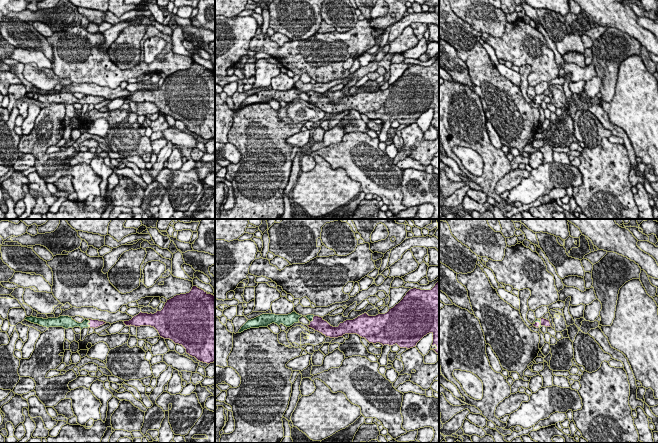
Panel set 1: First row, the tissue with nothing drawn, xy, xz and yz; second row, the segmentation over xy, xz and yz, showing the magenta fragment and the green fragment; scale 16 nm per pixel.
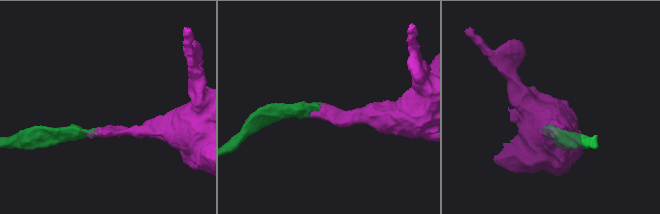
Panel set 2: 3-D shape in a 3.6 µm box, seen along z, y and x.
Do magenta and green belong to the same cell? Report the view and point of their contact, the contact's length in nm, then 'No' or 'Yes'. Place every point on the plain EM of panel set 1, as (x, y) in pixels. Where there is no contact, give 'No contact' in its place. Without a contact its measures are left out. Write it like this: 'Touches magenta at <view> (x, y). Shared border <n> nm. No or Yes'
Touches magenta at xy (89, 99). Shared border 150 nm. Yes

